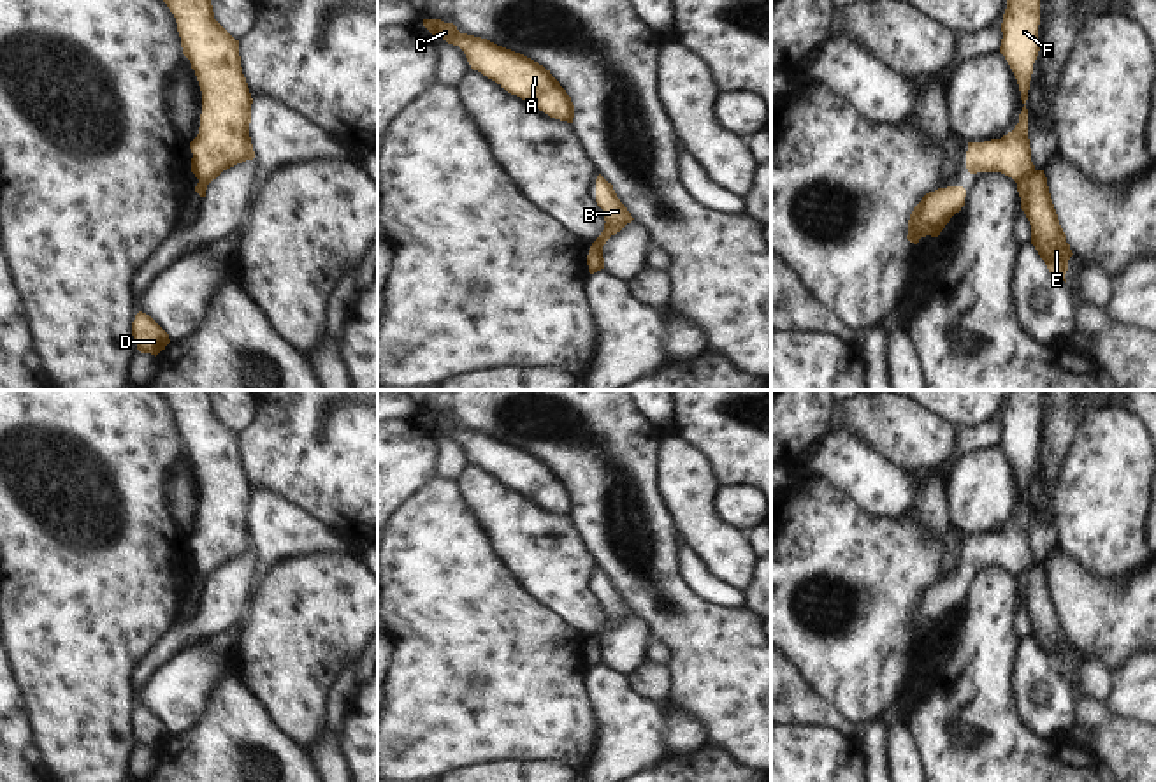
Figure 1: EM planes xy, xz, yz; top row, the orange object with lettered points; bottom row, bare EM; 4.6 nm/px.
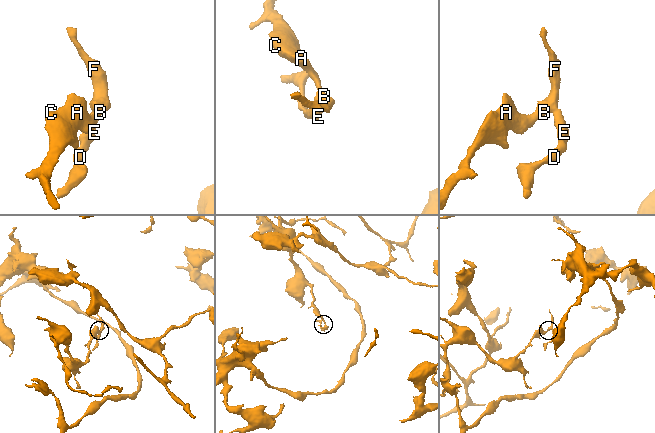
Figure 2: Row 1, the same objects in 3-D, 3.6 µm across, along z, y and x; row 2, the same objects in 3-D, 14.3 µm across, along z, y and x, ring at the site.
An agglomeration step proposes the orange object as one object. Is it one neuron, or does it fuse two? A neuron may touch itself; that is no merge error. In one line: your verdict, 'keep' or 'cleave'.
cleave

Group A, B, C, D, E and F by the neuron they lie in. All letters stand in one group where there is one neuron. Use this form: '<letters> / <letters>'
A B C F / D E

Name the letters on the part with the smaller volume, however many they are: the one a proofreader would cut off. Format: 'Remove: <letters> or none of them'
Remove: D, E

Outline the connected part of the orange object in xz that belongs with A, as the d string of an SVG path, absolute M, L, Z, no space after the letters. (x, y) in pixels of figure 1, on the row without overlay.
M423 413L432 429L459 439L471 462L495 474L508 487L532 497L550 511L573 517L574 499L560 476L538 455L487 432L460 427L453 416Z

